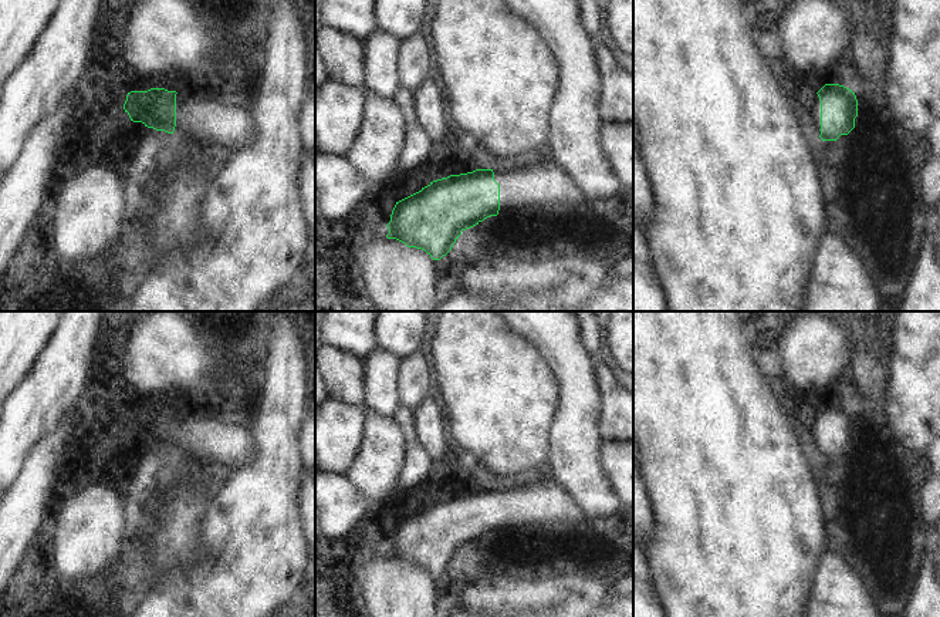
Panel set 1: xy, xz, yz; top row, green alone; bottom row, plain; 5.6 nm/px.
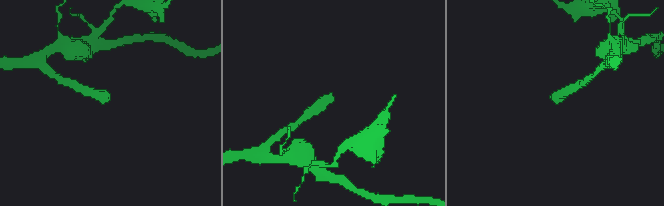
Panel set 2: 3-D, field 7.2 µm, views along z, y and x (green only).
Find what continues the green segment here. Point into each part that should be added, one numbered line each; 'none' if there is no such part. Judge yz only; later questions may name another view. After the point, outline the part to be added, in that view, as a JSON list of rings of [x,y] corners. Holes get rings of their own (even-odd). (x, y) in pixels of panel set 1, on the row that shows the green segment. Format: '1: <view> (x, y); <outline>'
1: yz (811, 104); [[[818,94],[804,97],[799,101],[799,109],[807,114],[814,135],[819,136],[821,135],[821,101]]]

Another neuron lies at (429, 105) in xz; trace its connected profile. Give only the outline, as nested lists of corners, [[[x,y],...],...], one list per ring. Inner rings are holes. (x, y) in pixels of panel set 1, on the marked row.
[[[427,78],[415,91],[415,114],[417,122],[435,146],[439,146],[447,141],[447,127],[443,117],[444,108],[446,101],[435,82]]]

